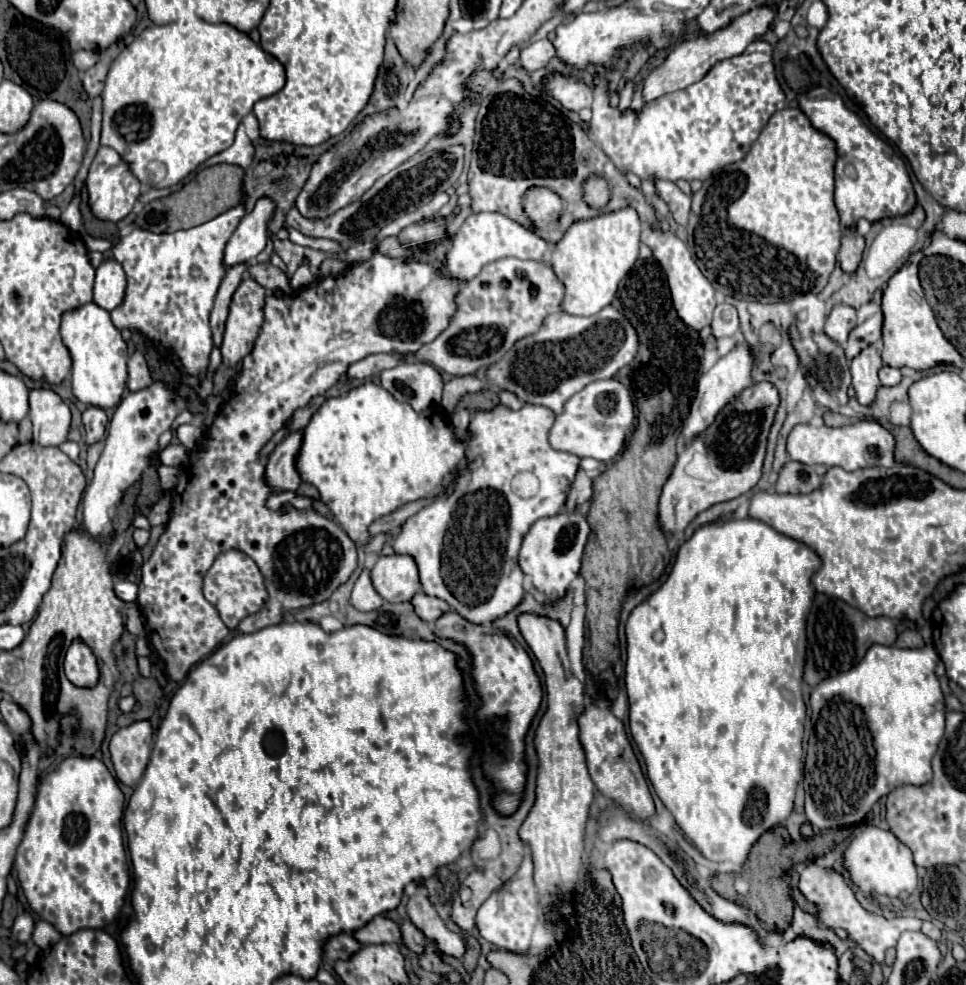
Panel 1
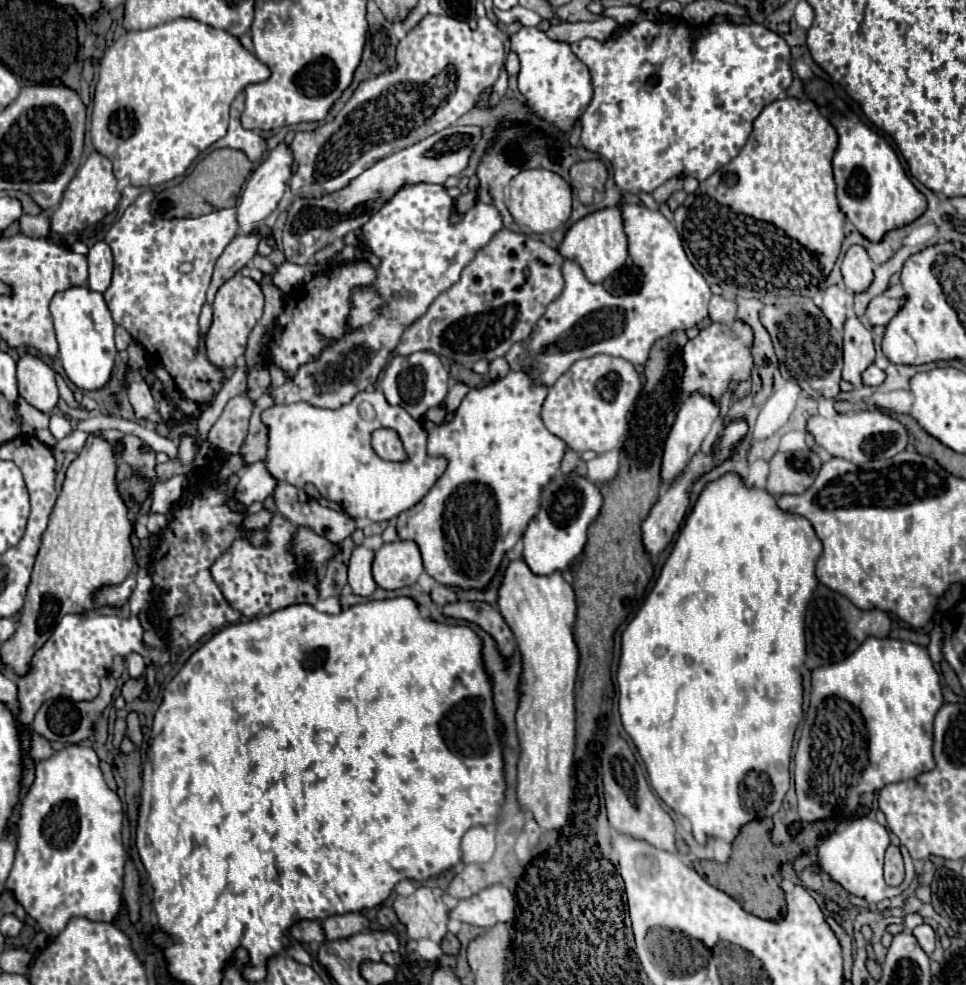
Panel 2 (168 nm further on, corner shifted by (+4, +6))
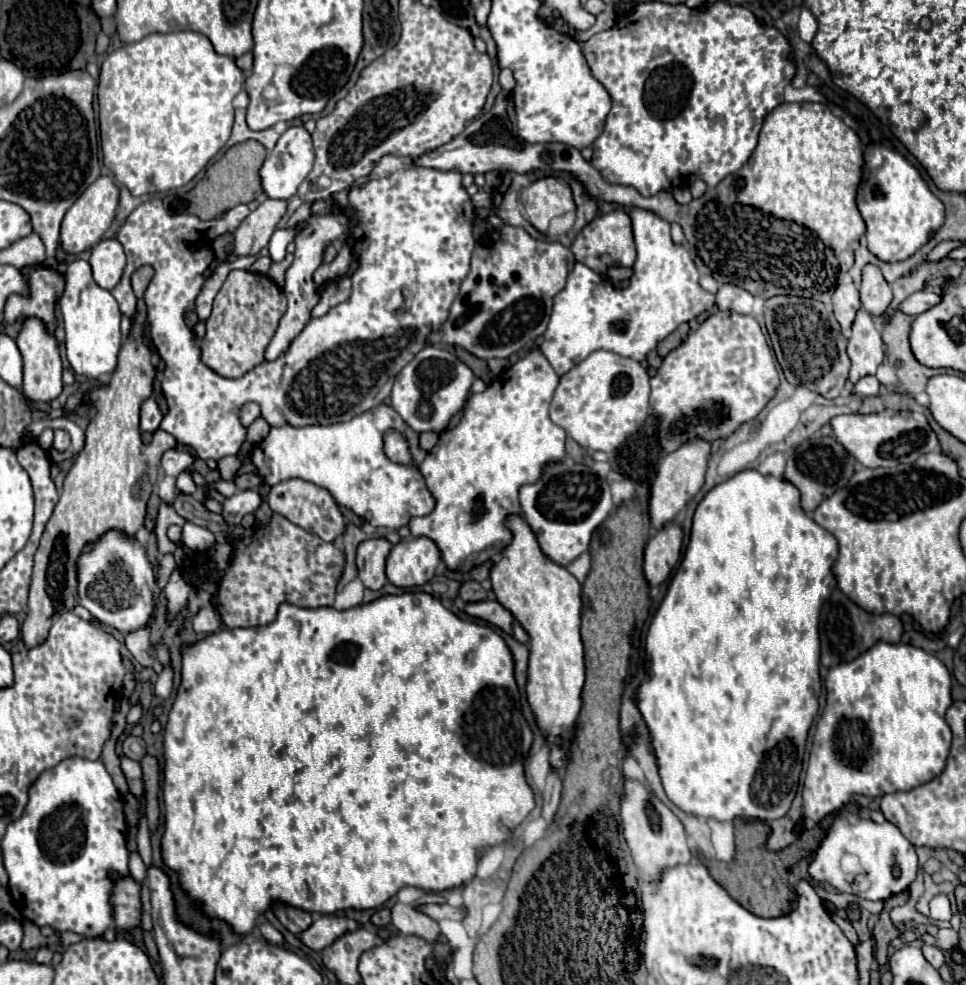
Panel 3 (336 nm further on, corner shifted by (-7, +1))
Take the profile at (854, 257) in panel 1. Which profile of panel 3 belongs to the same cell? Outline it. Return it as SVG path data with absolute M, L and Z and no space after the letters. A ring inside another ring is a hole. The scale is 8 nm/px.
M873 263L865 265L859 291L861 291L861 303L871 315L881 315L893 299L889 283L885 281L879 267Z

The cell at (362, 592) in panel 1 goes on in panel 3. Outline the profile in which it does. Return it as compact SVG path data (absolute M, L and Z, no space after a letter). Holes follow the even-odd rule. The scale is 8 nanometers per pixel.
M369 539L363 541L357 549L357 567L359 579L371 591L379 591L385 583L385 559L391 551L391 543L387 539Z

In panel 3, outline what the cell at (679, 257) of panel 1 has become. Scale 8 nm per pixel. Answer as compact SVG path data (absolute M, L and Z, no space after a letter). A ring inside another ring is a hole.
M631 207L627 213L633 223L637 245L635 273L629 287L615 289L587 265L575 263L565 289L553 299L551 321L543 333L547 341L541 345L541 351L559 375L565 375L597 349L645 361L647 353L651 353L657 343L671 335L681 323L689 323L715 307L715 295L701 287L699 271L691 261L689 251L685 245L671 239L671 223L639 207Z

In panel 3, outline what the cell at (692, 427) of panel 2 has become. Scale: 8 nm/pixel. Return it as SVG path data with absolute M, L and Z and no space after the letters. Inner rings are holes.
M695 437L695 439L689 439L687 443L683 443L677 451L673 451L661 459L661 465L657 469L657 479L653 481L651 503L649 503L651 523L657 529L661 529L665 523L673 521L677 517L677 513L685 507L685 503L697 495L697 491L703 485L709 457L711 457L711 443L701 437Z

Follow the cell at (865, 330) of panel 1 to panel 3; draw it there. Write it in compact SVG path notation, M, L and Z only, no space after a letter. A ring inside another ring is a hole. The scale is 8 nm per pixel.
M917 291L917 293L913 293L911 297L907 297L907 299L899 305L899 311L903 311L903 313L909 315L909 317L917 317L917 315L921 315L923 311L931 309L935 303L939 303L939 295L937 295L937 293Z

